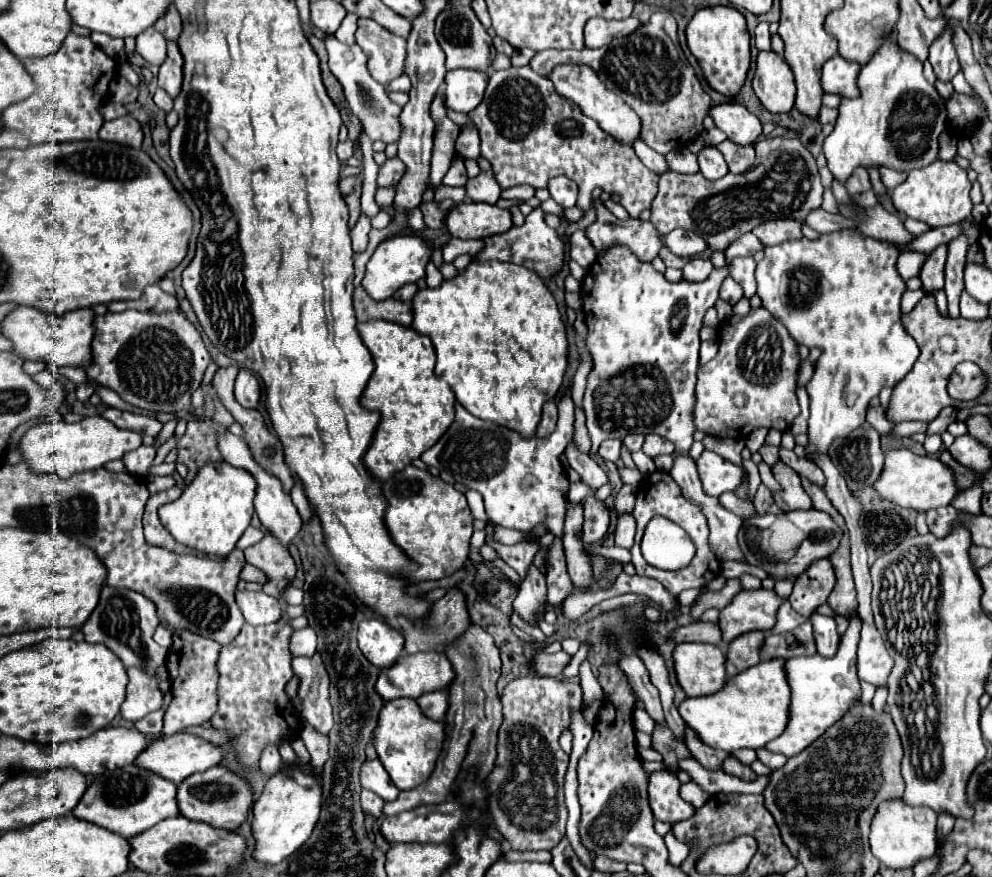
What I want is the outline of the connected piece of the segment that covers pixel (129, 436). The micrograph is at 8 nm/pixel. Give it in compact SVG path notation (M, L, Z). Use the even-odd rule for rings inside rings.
M93 415L81 419L79 423L51 421L51 423L33 425L21 437L19 449L23 453L23 461L27 461L31 469L67 479L75 473L97 469L109 461L121 459L125 453L137 449L139 445L143 445L143 437L139 433L131 429L121 429L101 415Z

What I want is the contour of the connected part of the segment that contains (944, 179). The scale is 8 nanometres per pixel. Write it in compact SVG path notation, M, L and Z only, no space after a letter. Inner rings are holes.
M937 159L927 167L913 169L909 177L891 191L893 207L913 219L919 219L927 223L929 227L943 227L943 225L955 225L971 217L971 181L967 179L967 171L961 169L955 161L943 161Z

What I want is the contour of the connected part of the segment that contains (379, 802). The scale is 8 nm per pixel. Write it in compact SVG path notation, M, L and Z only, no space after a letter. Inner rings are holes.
M363 789L361 791L361 805L363 805L363 813L369 817L375 817L377 821L383 819L383 805L385 801L381 797L377 797L375 793Z

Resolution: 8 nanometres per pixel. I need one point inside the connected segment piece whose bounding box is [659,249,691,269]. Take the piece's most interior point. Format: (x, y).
(670, 260)

